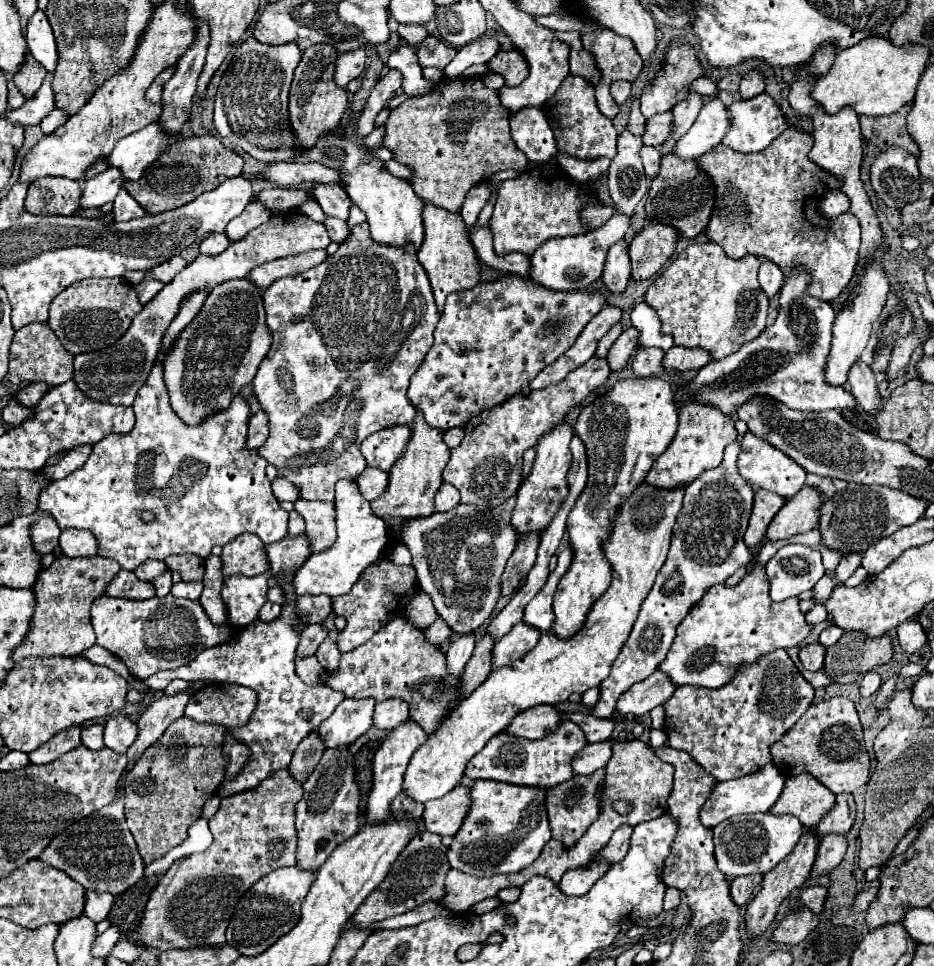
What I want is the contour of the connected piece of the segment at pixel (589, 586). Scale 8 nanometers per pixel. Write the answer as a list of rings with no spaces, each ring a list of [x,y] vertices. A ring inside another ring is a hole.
[[[630,378],[620,380],[614,384],[612,390],[598,396],[592,404],[584,406],[578,422],[574,426],[576,434],[582,438],[586,452],[588,452],[588,482],[580,500],[576,500],[572,512],[568,514],[568,534],[570,534],[570,548],[574,552],[572,564],[568,572],[562,576],[556,594],[554,594],[554,614],[556,622],[550,632],[556,636],[572,636],[576,634],[586,620],[588,610],[592,604],[606,592],[610,586],[612,566],[604,556],[602,544],[610,538],[612,532],[612,518],[618,514],[618,508],[628,500],[628,496],[646,482],[646,474],[650,472],[654,460],[670,446],[676,430],[678,430],[678,410],[672,400],[672,386],[660,378]]]

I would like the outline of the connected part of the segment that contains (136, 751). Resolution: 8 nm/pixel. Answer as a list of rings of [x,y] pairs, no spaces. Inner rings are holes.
[[[184,692],[184,694],[176,694],[176,696],[162,696],[162,698],[154,700],[150,706],[146,706],[146,710],[142,712],[142,716],[138,720],[140,734],[138,734],[136,742],[128,748],[126,758],[140,758],[144,754],[144,750],[150,748],[164,734],[164,730],[176,718],[180,718],[184,714],[184,706],[190,696],[192,696],[192,692]]]

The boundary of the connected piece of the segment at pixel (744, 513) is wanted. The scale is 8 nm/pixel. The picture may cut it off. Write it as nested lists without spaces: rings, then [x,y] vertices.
[[[738,442],[728,444],[726,450],[724,450],[722,464],[718,468],[714,468],[714,470],[706,470],[692,484],[686,486],[686,490],[684,490],[684,506],[682,506],[682,512],[678,514],[678,520],[674,524],[668,558],[666,558],[664,566],[658,572],[656,584],[652,586],[650,594],[646,596],[646,600],[644,600],[644,604],[640,608],[640,614],[638,614],[638,620],[636,620],[636,624],[634,624],[634,628],[630,632],[630,638],[626,640],[618,660],[612,664],[610,676],[600,684],[598,704],[590,710],[592,716],[596,716],[596,718],[612,718],[614,706],[616,706],[616,700],[620,698],[620,694],[624,694],[630,686],[634,686],[636,682],[640,682],[646,676],[650,676],[658,668],[658,664],[666,658],[666,654],[668,654],[668,650],[672,646],[672,640],[676,636],[678,624],[688,614],[688,610],[696,604],[696,600],[700,600],[702,594],[710,586],[726,582],[740,566],[746,566],[752,560],[752,552],[744,544],[742,536],[744,536],[744,532],[748,528],[754,492],[752,492],[750,484],[744,482],[744,478],[738,474],[738,466],[736,466],[738,454],[740,454],[740,444]]]

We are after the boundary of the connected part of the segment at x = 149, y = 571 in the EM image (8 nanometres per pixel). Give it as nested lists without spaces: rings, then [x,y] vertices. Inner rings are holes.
[[[148,560],[148,562],[144,562],[144,564],[136,570],[136,576],[138,576],[140,580],[152,580],[154,576],[162,574],[164,570],[166,570],[166,564],[164,564],[164,562],[160,562],[160,560]]]

